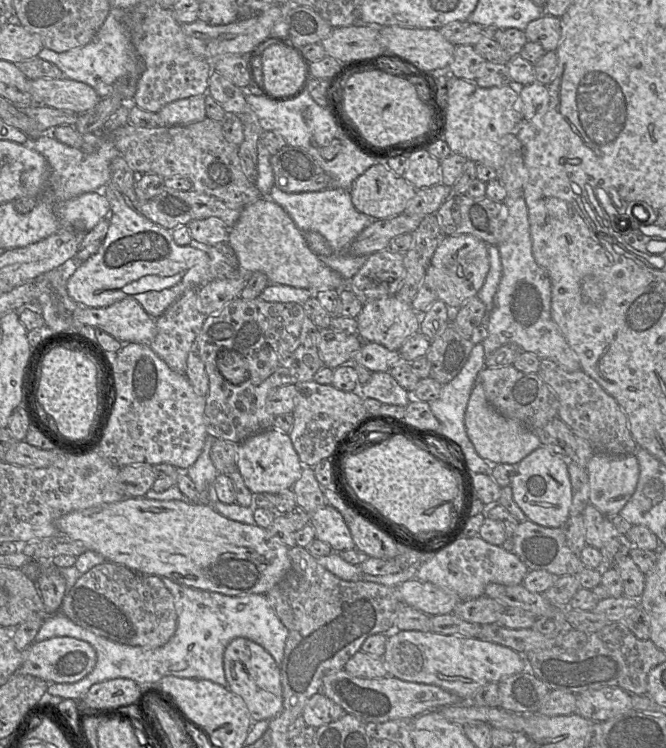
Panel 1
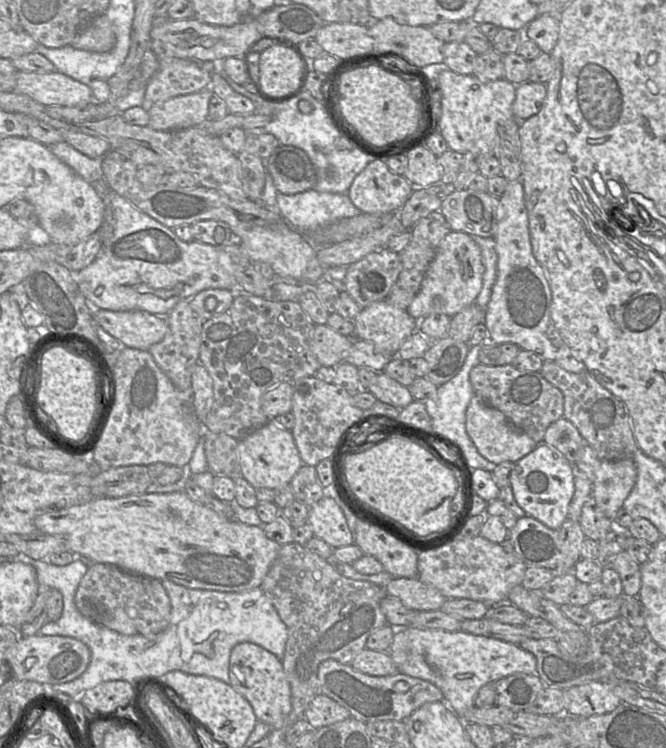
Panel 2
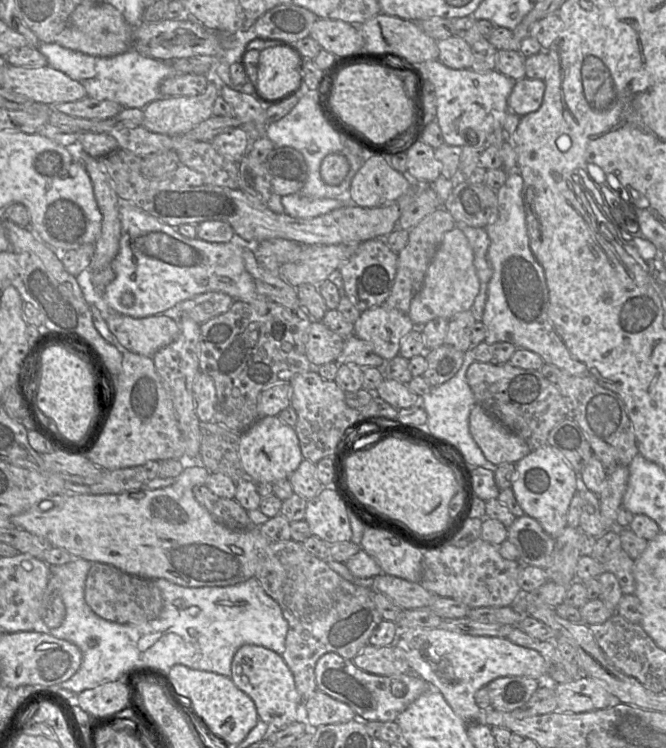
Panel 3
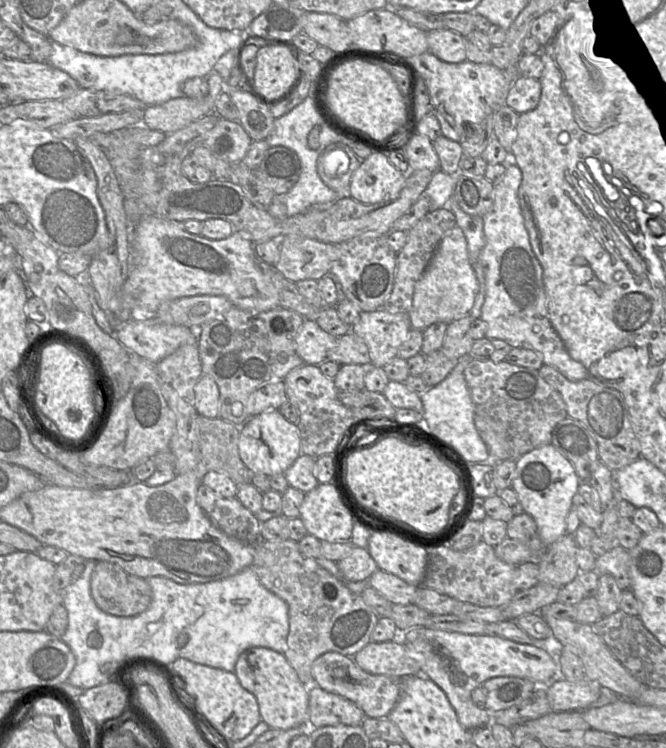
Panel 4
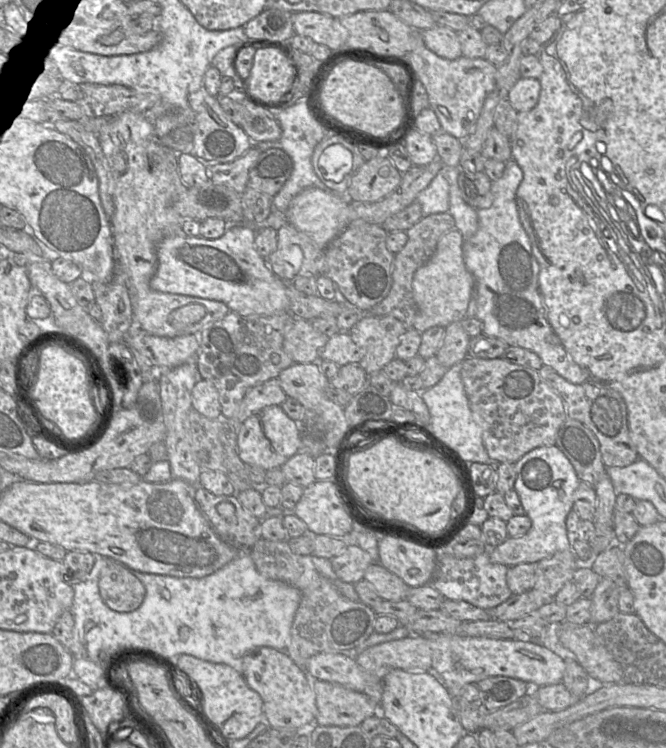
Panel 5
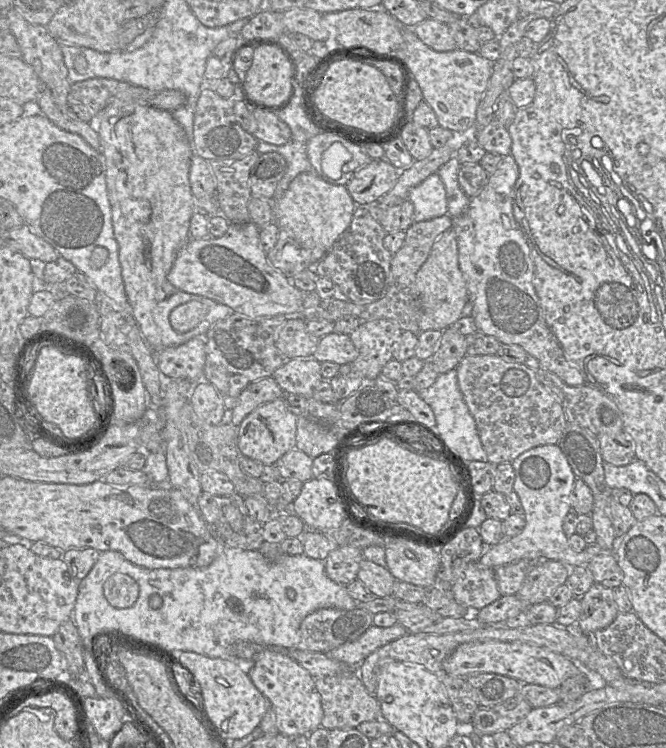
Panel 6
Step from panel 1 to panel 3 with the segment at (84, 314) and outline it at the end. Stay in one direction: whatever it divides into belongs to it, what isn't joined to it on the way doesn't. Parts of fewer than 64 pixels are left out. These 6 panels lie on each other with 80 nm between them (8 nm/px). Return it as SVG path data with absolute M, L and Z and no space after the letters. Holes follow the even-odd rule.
M114 313L105 321L126 350L148 357L173 342L179 333L177 319L164 315L133 318Z

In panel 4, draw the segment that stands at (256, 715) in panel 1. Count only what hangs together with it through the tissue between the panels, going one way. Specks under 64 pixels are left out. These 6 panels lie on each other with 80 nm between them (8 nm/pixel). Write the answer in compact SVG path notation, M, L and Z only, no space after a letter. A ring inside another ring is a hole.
M252 647L244 651L235 665L240 684L257 699L261 719L270 728L290 729L304 725L308 714L309 686L298 677L283 653L265 647Z

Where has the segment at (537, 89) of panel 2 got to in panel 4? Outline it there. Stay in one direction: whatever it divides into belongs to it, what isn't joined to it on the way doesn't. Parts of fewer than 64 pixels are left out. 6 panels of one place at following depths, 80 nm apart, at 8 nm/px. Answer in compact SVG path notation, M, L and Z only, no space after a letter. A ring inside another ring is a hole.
M520 75L509 88L506 96L506 105L520 115L536 108L540 97L540 80Z

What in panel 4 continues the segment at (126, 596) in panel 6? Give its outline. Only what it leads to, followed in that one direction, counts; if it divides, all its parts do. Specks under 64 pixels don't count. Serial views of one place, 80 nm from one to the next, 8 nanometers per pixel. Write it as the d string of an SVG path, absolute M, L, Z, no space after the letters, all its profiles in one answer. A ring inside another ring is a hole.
M97 561L90 578L90 592L97 606L114 616L138 615L147 610L152 601L152 589L147 580L131 575L108 561Z

